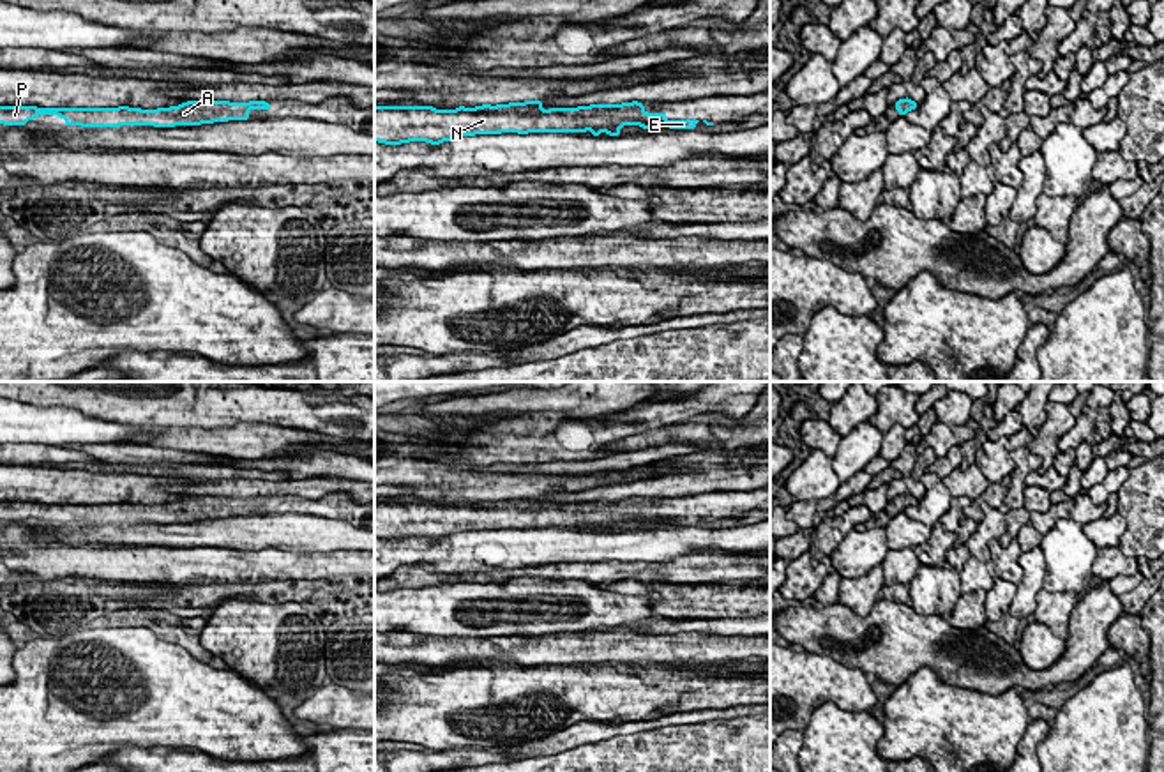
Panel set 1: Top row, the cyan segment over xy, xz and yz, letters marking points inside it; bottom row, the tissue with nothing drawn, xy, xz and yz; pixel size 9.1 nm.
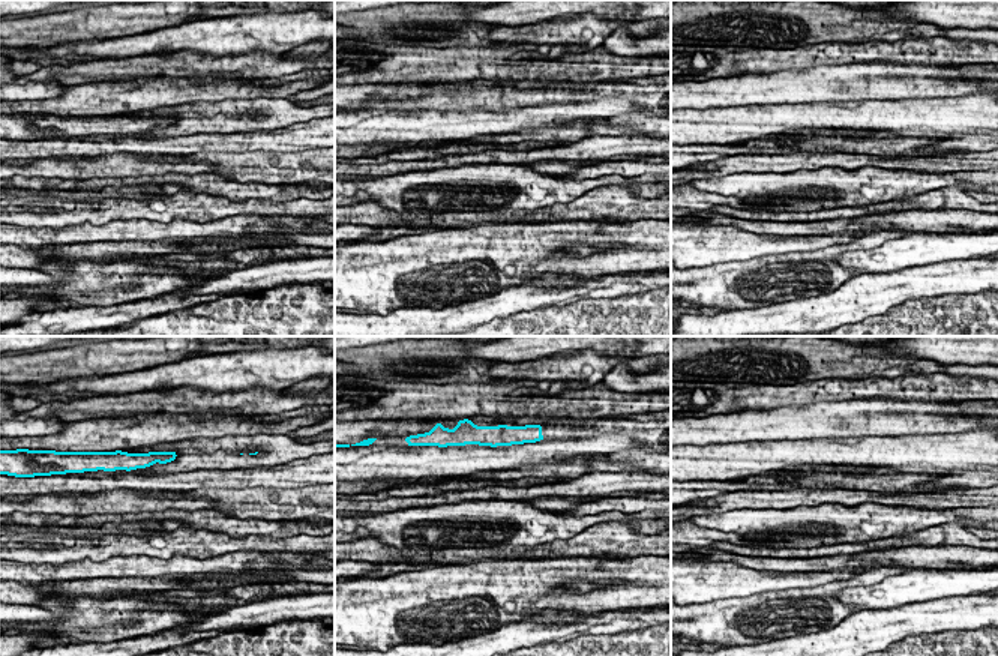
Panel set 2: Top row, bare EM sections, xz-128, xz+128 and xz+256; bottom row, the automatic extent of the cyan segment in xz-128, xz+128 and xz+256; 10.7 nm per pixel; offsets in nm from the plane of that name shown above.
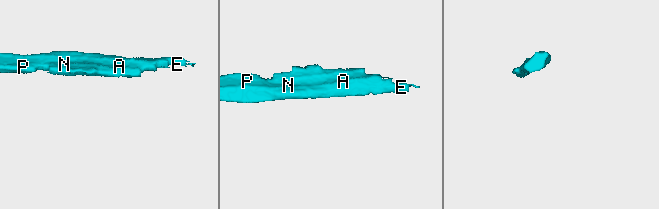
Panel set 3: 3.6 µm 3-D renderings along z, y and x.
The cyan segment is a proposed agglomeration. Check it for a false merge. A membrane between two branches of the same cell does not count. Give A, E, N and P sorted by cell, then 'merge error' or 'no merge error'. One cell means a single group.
A E N P; no merge error

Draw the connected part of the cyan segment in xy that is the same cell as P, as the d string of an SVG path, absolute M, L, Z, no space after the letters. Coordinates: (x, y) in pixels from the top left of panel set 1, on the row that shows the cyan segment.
M187 101L178 106L141 110L141 108L37 108L37 106L0 106L0 124L25 125L39 115L58 115L65 127L120 127L120 125L201 125L228 120L249 120L251 110L270 111L267 101L230 102L230 101Z

